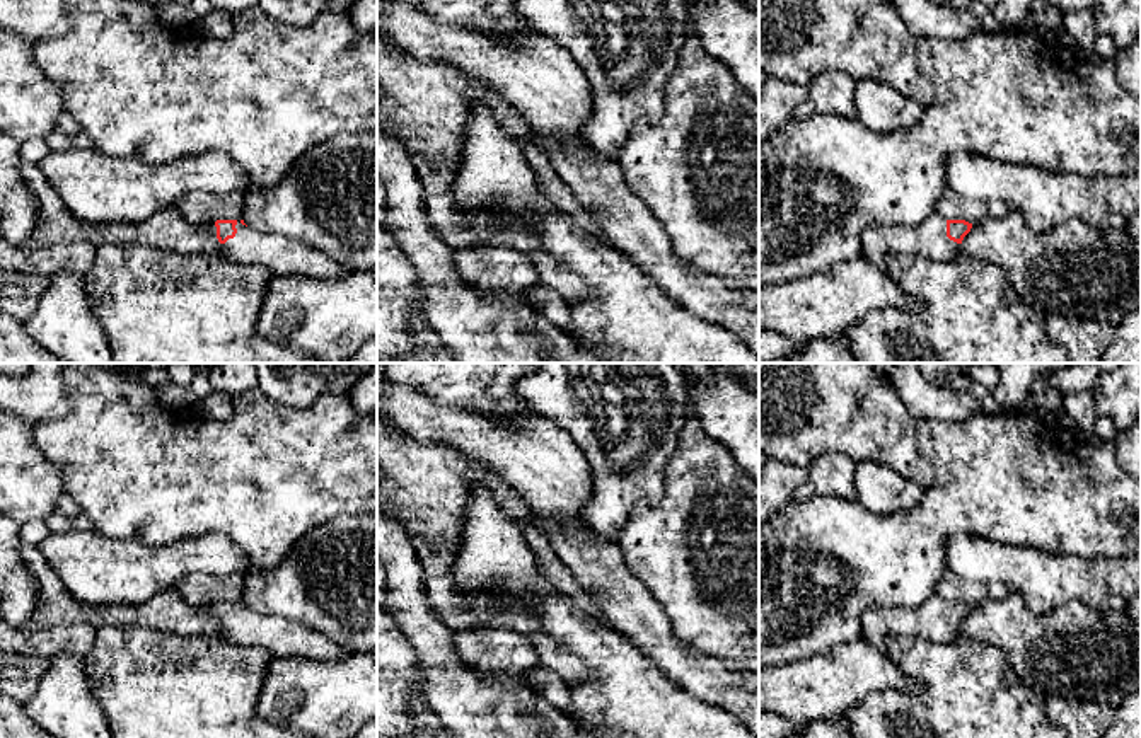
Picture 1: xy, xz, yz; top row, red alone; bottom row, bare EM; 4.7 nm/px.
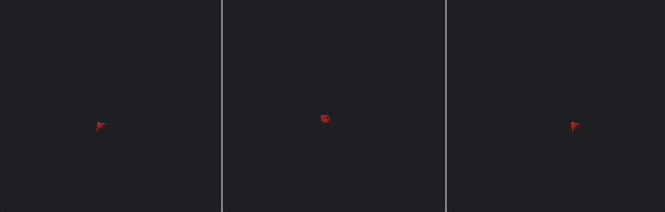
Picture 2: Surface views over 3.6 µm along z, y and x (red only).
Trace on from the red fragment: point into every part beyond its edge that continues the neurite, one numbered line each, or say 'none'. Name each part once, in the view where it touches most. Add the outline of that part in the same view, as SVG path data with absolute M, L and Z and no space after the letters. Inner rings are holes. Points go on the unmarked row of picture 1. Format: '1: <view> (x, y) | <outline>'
1: xy (278, 636) | M237 602L237 615L222 626L220 636L239 646L259 646L271 656L339 660L353 651L300 622L258 614Z

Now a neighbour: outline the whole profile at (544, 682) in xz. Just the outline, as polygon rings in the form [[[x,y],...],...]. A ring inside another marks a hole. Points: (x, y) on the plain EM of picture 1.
[[[541,661],[525,672],[522,680],[551,706],[571,712],[568,685]]]

